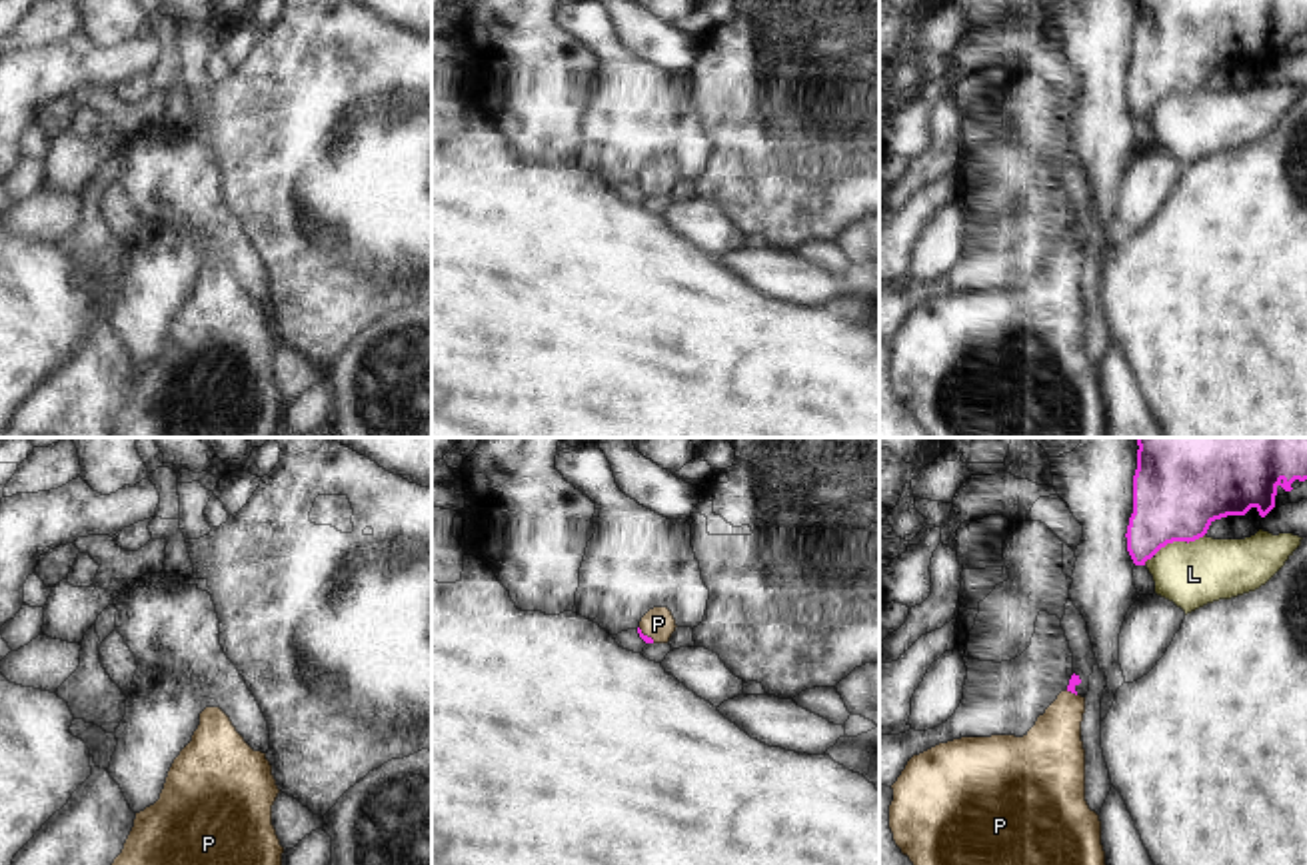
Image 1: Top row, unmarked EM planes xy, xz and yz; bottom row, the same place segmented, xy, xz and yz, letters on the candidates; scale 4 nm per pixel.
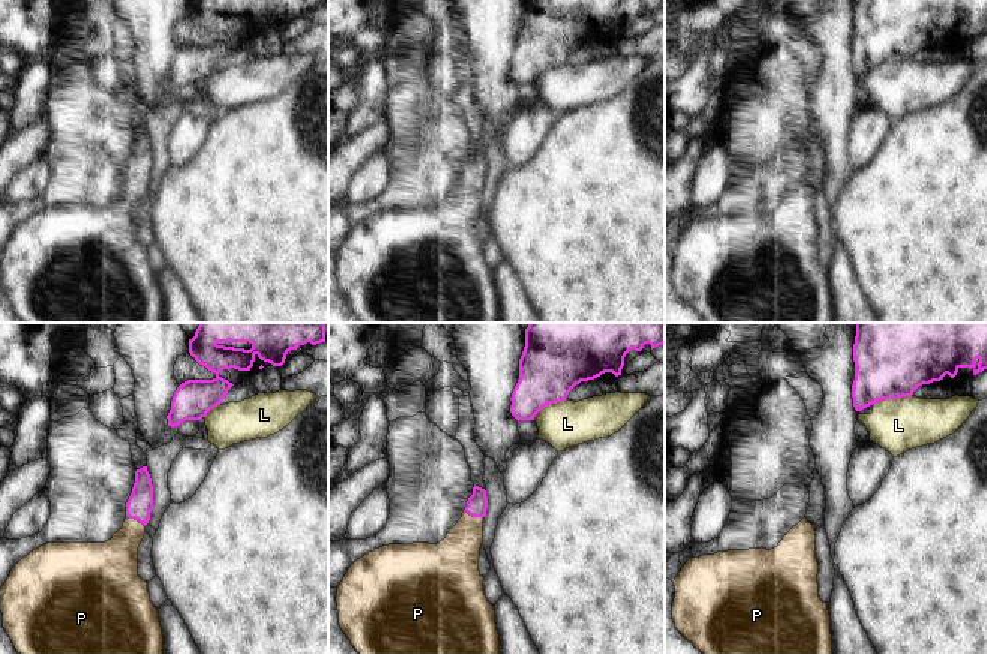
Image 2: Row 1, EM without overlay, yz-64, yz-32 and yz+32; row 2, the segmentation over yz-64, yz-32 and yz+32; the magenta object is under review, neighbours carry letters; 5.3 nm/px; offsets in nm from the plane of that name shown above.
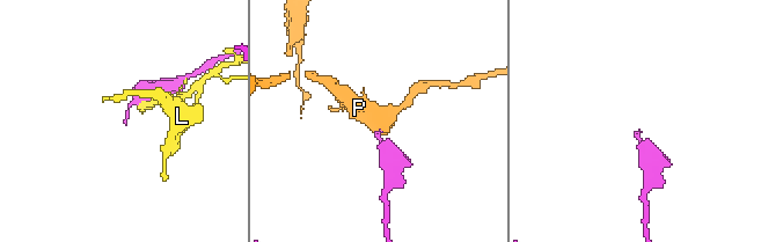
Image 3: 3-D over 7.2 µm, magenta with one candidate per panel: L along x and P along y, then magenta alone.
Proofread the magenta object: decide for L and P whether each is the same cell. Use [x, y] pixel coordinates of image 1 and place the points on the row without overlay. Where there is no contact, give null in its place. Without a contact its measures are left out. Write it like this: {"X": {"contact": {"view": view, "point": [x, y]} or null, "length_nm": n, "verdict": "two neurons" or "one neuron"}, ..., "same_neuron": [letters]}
{"L": {"contact": {"view": "yz", "point": [1174, 92]}, "length_nm": 280, "verdict": "two neurons"}, "P": {"contact": {"view": "xz", "point": [646, 188]}, "length_nm": 90, "verdict": "one neuron"}, "same_neuron": ["P"]}

